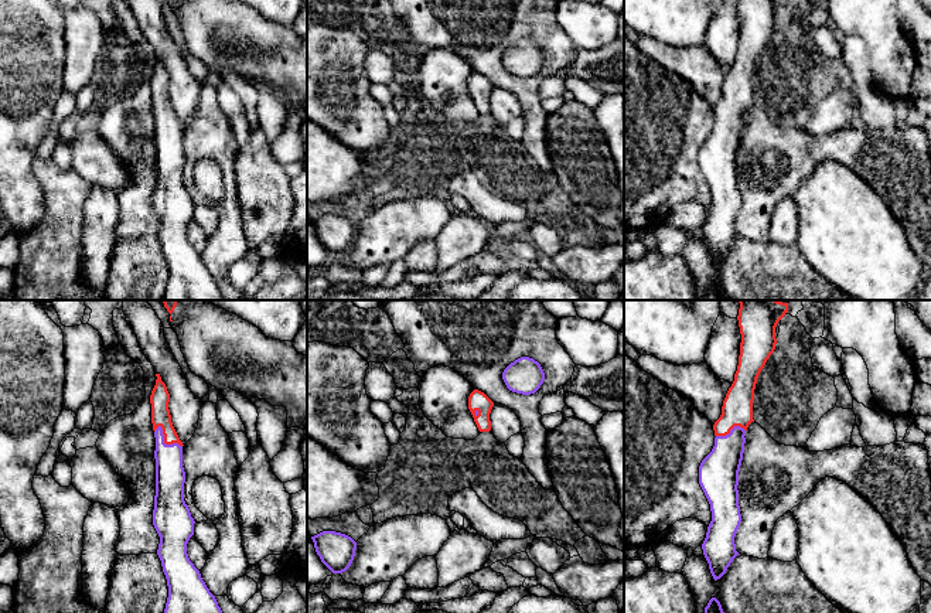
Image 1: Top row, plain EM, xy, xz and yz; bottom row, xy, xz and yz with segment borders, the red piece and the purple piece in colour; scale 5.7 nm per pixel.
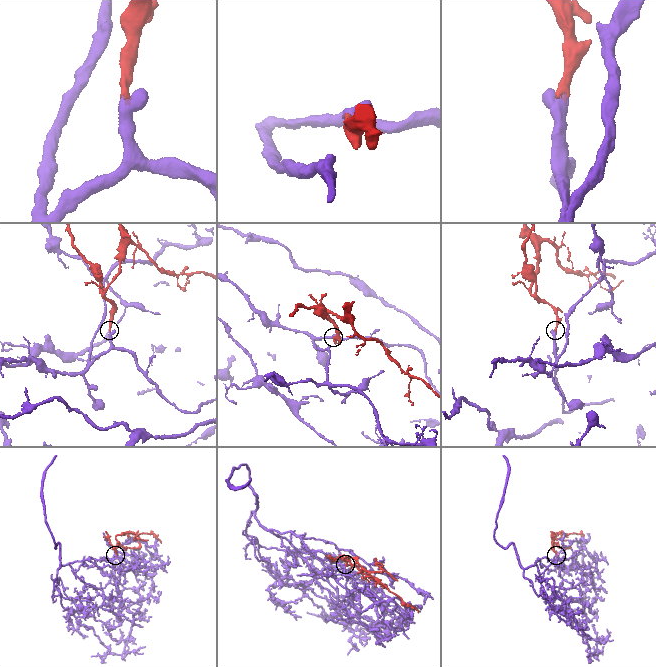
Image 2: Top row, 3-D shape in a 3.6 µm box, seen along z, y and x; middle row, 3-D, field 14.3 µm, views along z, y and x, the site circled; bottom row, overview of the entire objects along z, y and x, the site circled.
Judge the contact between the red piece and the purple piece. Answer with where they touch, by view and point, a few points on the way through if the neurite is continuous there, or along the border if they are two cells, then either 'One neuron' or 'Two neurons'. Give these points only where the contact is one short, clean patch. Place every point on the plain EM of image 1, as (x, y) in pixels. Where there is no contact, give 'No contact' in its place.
Touches red at xy (164, 123). Path across: xy (160, 96), (164, 123), (169, 129), (170, 159). One neuron

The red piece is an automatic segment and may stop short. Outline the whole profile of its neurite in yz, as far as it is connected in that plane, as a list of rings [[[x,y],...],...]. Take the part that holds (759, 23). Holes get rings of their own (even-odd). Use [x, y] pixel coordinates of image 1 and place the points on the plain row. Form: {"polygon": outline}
{"polygon": [[[737,0],[741,25],[734,64],[715,105],[715,129],[699,149],[699,167],[710,187],[712,204],[702,227],[715,263],[739,238],[734,219],[741,205],[739,154],[746,113],[753,102],[757,61],[775,33],[775,10],[782,0]]]}

